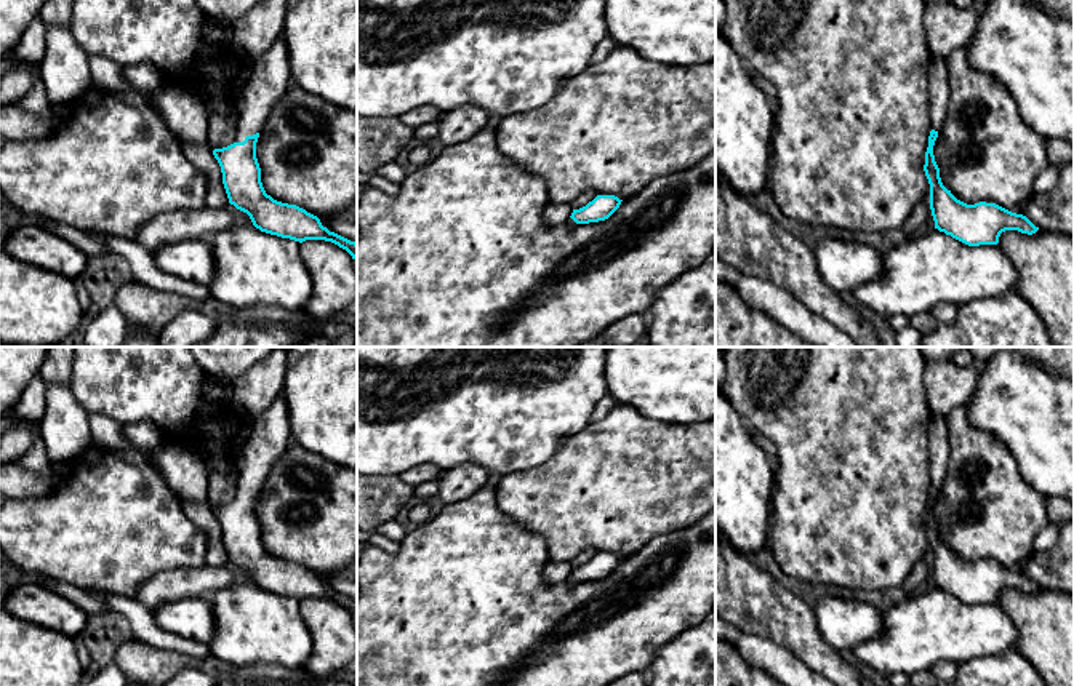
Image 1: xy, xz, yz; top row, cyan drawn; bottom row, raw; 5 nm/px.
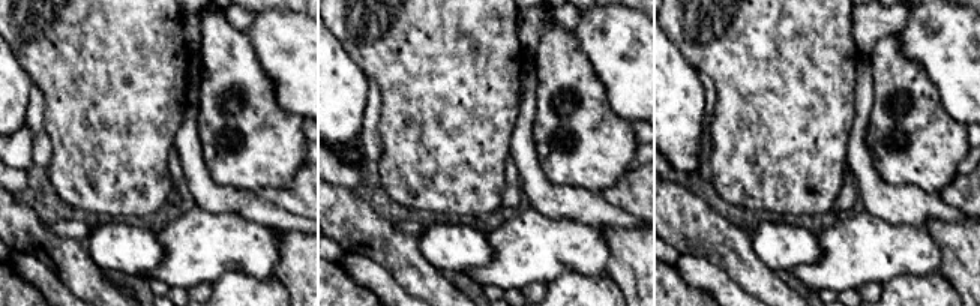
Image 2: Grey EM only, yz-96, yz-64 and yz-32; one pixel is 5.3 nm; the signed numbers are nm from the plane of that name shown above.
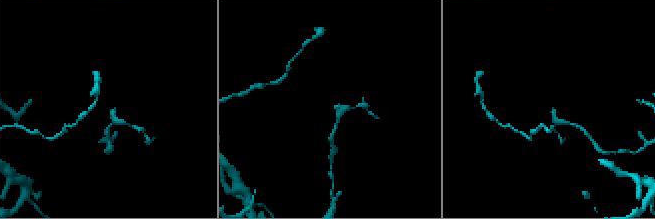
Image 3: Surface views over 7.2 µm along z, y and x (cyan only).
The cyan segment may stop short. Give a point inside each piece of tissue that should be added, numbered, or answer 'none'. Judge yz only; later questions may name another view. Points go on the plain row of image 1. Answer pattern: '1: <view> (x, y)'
1: yz (938, 427)

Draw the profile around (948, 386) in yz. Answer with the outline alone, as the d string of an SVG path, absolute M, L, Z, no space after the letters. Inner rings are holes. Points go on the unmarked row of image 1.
M954 360L928 361L924 366L927 403L933 414L948 416L964 405L978 384L978 366L960 368Z

